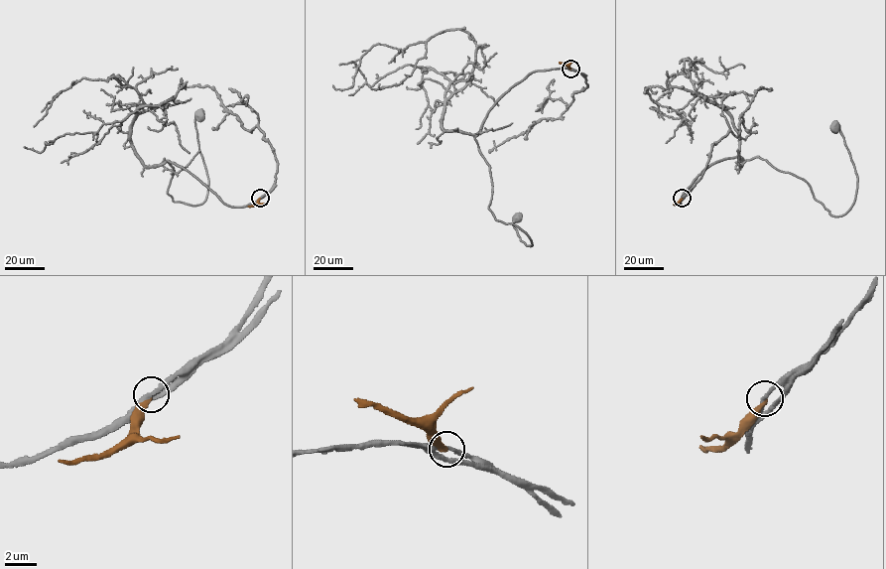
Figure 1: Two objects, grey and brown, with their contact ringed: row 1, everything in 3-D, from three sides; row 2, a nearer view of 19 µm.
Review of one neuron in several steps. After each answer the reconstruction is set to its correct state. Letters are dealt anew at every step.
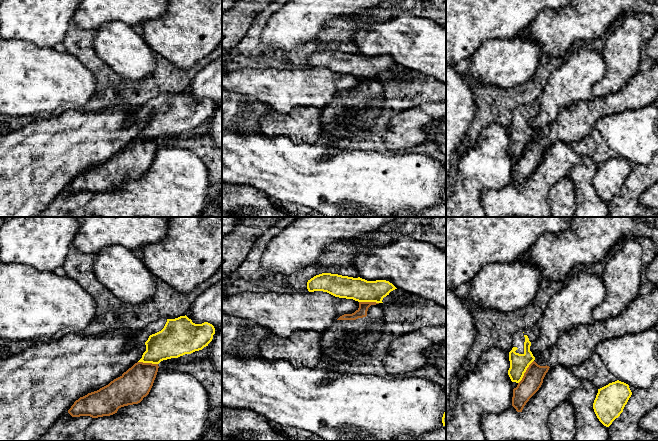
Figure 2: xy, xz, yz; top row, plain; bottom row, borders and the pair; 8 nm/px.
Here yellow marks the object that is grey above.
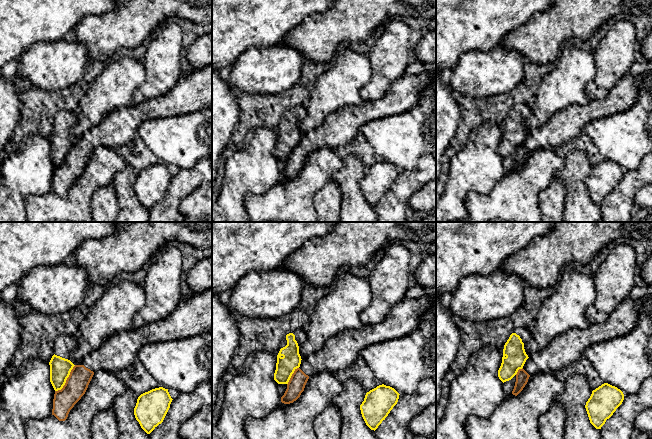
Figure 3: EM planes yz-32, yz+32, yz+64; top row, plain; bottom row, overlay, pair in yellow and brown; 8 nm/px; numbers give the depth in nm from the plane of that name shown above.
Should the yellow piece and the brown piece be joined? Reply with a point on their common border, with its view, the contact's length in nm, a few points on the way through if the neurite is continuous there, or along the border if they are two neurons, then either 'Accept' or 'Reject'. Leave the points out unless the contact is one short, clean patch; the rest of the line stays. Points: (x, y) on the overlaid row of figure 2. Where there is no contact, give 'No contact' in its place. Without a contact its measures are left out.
Touches yellow at yz (525, 371). Shared border 220 nm. Reject

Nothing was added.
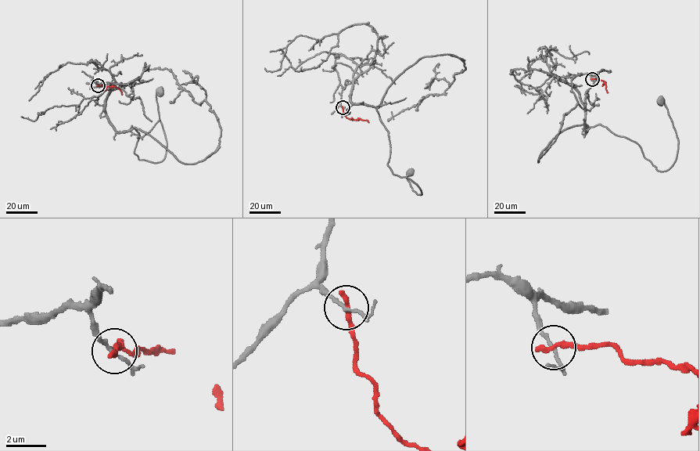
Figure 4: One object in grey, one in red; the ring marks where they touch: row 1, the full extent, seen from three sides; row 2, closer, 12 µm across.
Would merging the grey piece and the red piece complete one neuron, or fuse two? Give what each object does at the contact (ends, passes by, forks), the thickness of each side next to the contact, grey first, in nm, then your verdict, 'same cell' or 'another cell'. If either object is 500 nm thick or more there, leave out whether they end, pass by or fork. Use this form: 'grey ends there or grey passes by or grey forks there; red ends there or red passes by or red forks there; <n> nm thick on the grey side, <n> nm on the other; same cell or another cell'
grey passes by; red ends there; 160 nm thick on the grey side, 320 nm on the other; another cell

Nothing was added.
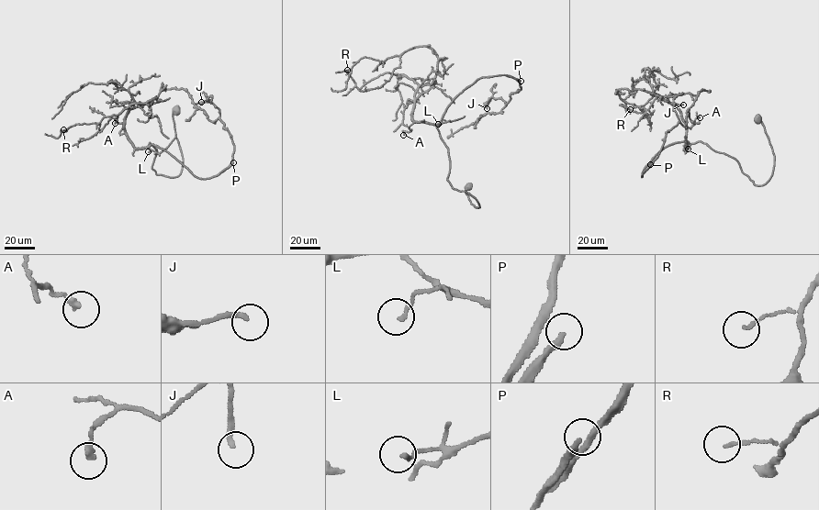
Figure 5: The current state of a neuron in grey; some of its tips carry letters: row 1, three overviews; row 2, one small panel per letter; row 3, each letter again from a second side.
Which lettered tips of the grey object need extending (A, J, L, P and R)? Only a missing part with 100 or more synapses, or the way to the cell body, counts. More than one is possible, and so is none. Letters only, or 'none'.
P

